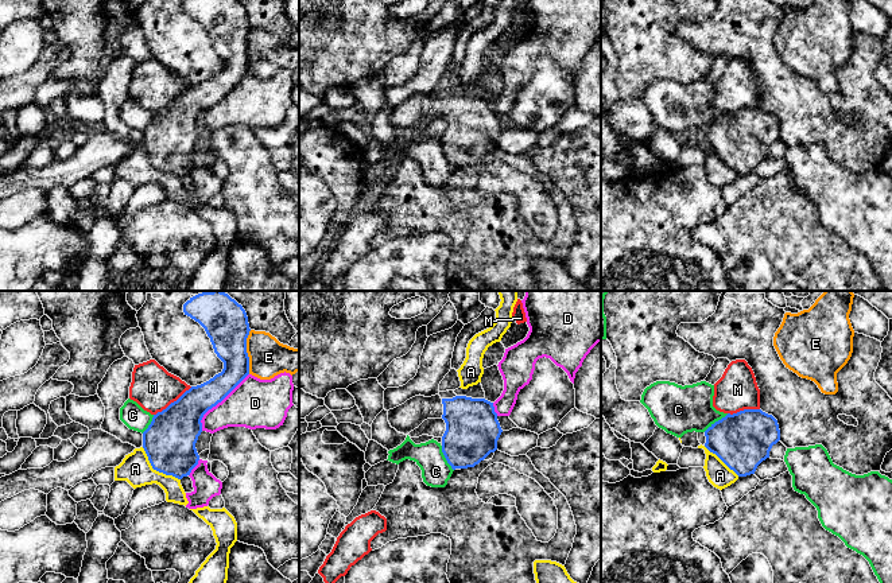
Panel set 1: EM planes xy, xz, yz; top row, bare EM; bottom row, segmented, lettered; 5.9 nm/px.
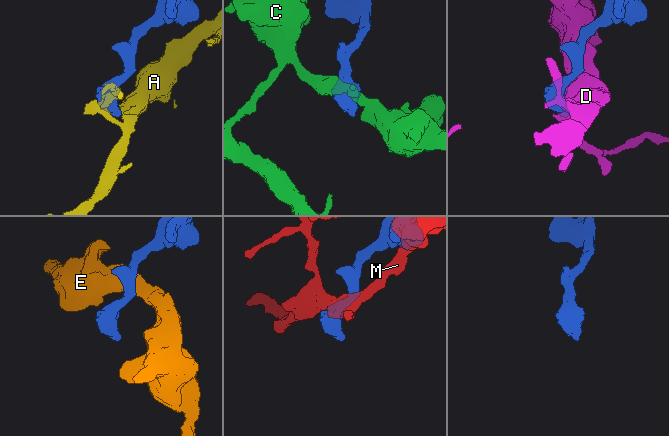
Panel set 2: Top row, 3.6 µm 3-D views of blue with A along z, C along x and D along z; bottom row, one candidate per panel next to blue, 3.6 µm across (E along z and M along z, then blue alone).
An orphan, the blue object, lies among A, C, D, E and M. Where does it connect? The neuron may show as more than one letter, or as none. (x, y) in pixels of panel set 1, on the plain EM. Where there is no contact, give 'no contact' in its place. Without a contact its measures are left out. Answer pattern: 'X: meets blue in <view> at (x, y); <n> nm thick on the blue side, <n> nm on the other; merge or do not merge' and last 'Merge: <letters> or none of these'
A: meets blue in xy at (156, 168); 300 nm thick on the blue side, 180 nm on the other; do not merge
C: meets blue in yz at (716, 120); 340 nm thick on the blue side, 300 nm on the other; do not merge
D: meets blue in xy at (218, 100); 220 nm thick on the blue side, 300 nm on the other; do not merge
E: meets blue in xy at (245, 50); 260 nm thick on the blue side, 220 nm on the other; do not merge
M: meets blue in xy at (174, 100); 300 nm thick on the blue side, 260 nm on the other; do not merge
Merge: none of these

